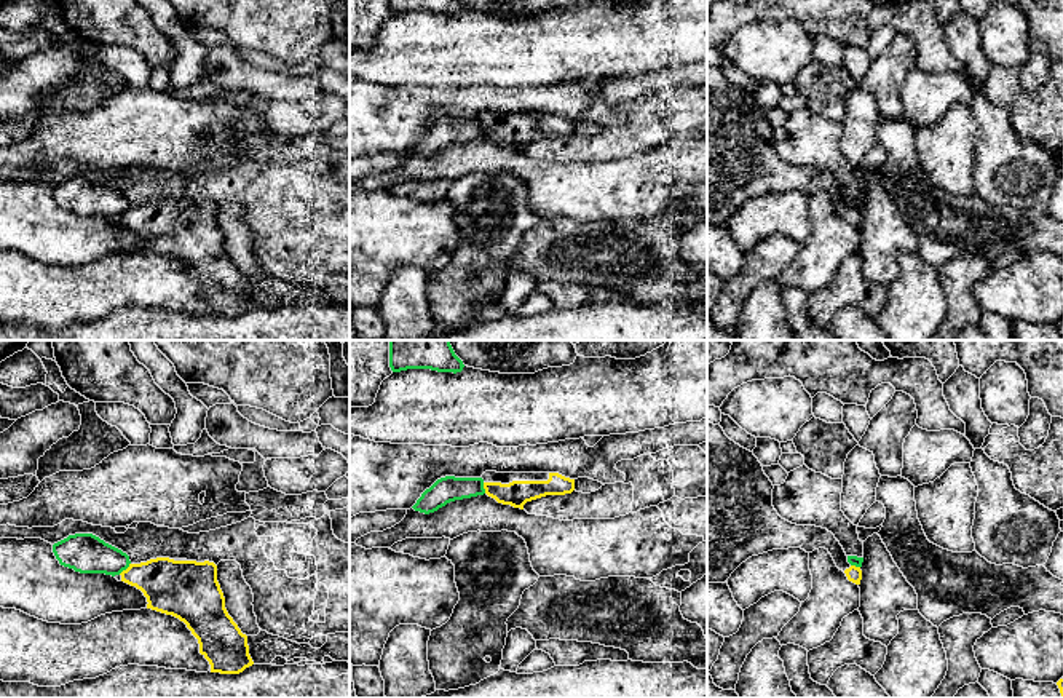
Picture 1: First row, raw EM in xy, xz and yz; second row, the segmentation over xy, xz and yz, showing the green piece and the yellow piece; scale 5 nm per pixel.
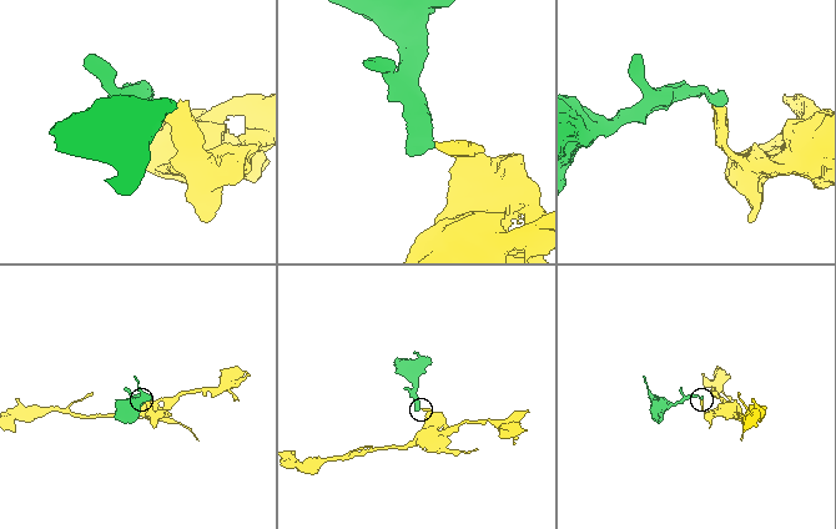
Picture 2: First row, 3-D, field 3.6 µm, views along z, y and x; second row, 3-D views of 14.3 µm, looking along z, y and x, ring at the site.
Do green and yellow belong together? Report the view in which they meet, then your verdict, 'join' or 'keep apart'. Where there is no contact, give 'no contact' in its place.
meets green in xy; keep apart

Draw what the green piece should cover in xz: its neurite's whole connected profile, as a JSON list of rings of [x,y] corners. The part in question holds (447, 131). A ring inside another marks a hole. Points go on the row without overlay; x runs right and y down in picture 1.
[[[445,118],[437,121],[429,131],[426,131],[412,150],[415,153],[429,157],[450,144],[471,141],[484,136],[485,131],[482,120]]]

